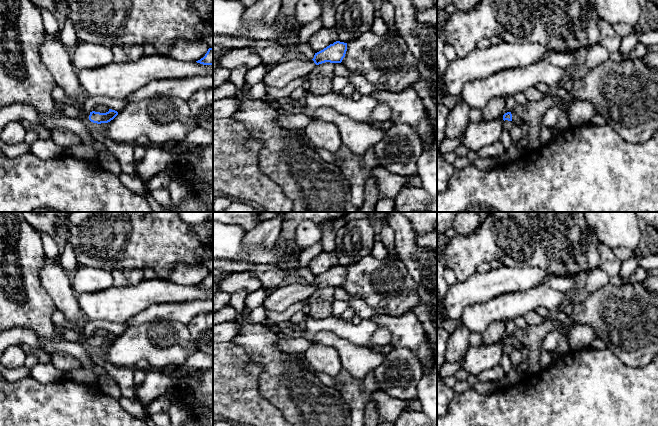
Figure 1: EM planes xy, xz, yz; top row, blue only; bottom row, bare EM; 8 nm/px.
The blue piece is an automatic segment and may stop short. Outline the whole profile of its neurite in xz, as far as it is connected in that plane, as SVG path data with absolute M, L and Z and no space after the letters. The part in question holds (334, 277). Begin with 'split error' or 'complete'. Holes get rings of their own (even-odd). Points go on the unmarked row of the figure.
split error | M336 265L315 277L312 284L300 280L288 280L274 289L263 302L267 311L283 312L298 301L306 301L317 289L330 286L341 287L347 275L347 267Z

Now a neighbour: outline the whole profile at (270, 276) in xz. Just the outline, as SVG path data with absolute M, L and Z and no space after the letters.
M253 264L246 272L256 277L263 287L278 288L290 280L290 272L276 266Z

